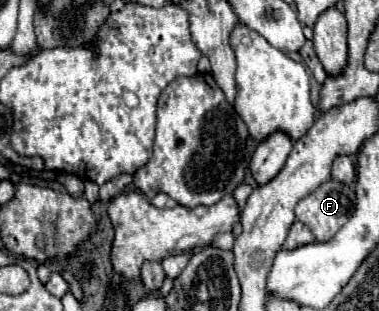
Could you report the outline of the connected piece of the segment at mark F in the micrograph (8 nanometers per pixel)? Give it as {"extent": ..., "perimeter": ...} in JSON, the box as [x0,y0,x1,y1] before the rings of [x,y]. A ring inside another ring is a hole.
{"extent":[297,179,355,241],"perimeter":[[[329,179],[313,193],[303,197],[297,207],[297,219],[311,229],[317,241],[331,239],[355,213],[355,193],[351,187]]]}

